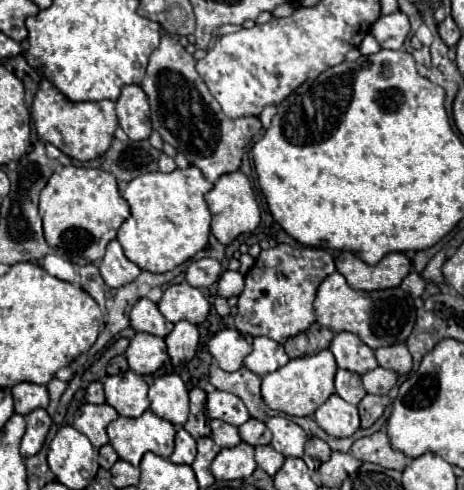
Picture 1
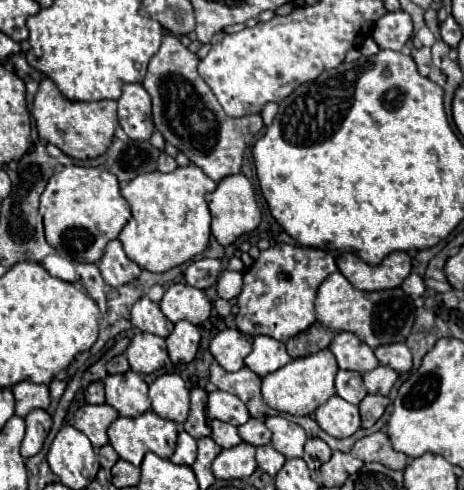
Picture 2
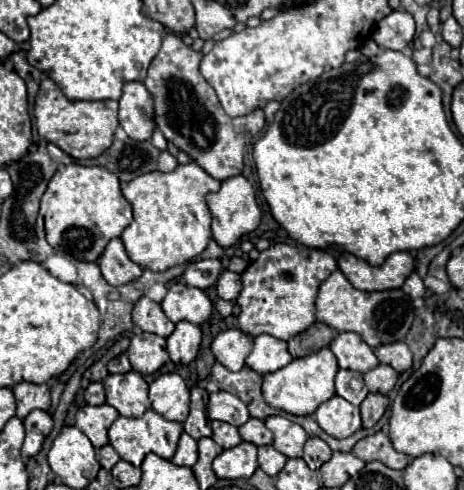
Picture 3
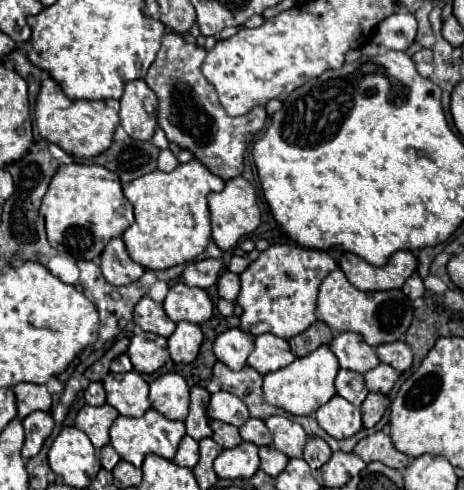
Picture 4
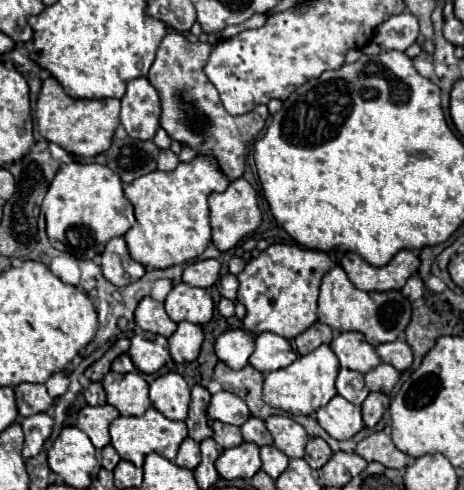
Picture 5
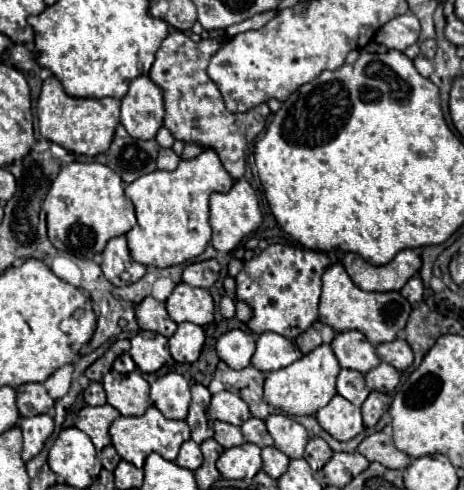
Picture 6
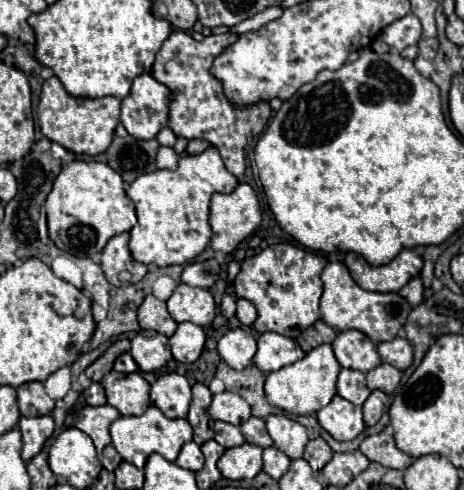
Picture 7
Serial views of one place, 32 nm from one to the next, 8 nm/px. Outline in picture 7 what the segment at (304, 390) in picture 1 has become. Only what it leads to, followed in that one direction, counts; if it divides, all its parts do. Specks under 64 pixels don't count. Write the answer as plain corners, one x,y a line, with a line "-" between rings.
320,344
314,350
310,350
302,360
284,366
276,372
270,372
266,376
266,400
276,406
282,408
290,414
316,414
318,410
322,410
334,396
336,396
336,380
340,374
340,364
332,352
330,344

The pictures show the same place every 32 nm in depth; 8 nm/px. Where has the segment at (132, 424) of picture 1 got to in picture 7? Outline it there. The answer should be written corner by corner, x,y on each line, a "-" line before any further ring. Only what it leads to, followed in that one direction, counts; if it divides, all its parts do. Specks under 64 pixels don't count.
150,406
142,416
120,416
116,422
112,422
110,434
112,434
112,444
118,450
118,454
126,462
134,464
136,468
144,468
148,456
154,452
158,452
166,460
174,462
180,448
184,444
192,442
192,438
194,438
192,426
188,424
186,418
166,418
156,406

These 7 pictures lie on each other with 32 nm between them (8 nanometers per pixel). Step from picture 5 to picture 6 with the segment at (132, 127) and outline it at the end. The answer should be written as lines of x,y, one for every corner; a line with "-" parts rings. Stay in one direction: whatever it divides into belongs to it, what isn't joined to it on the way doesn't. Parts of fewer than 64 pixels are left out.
138,76
130,82
128,94
122,98
122,112
120,122
124,124
126,132
138,140
150,140
156,132
164,126
164,90
158,84
152,84
150,76

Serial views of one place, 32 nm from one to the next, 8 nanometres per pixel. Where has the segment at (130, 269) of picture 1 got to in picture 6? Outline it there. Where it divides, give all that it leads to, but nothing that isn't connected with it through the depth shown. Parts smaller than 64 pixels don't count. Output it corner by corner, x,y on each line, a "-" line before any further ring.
122,234
106,244
102,252
102,272
114,286
124,286
124,282
120,280
122,272
128,272
132,276
132,282
136,282
146,274
146,266
132,260
126,236

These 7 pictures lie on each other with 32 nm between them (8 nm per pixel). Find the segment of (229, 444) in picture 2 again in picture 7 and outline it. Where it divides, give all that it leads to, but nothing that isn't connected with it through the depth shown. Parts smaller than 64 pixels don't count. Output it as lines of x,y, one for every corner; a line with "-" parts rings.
216,422
214,432
216,432
214,440
224,448
234,448
234,446
244,444
244,436
240,432
240,426
234,426
234,424
228,424
228,422

